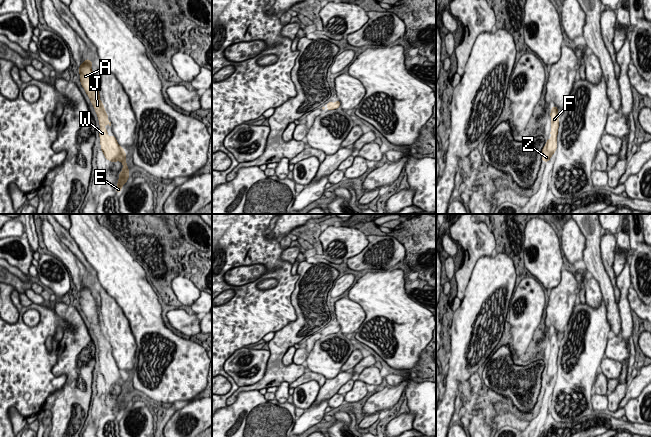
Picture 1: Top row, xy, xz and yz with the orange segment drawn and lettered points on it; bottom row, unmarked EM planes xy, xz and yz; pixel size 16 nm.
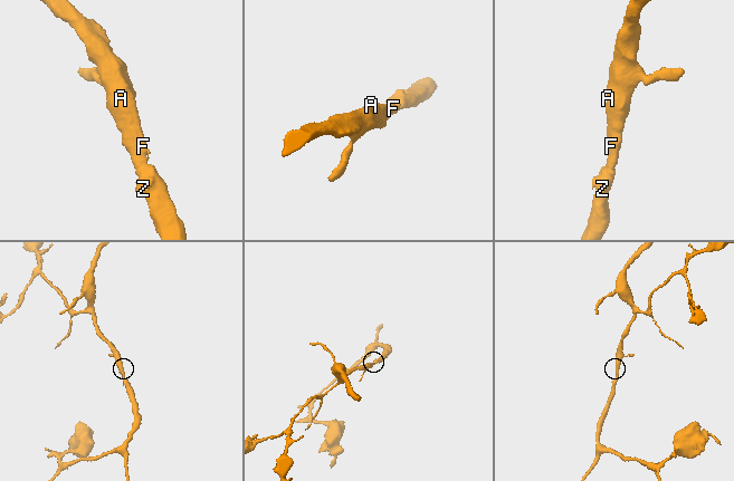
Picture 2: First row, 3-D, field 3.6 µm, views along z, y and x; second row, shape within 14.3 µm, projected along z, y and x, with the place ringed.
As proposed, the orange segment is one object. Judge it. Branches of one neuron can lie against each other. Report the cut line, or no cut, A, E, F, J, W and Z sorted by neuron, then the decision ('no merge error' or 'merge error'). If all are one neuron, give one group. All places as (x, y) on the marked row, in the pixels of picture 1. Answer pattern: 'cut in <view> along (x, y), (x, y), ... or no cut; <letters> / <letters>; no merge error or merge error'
no cut; A E F J W Z; no merge error

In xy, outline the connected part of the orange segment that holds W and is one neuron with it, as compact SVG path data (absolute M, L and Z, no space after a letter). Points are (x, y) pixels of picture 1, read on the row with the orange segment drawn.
M85 59L84 63L79 66L80 82L86 94L89 96L89 99L91 100L91 103L98 116L100 125L99 138L101 139L101 151L108 161L113 163L116 161L122 162L123 169L119 174L118 184L115 188L115 191L120 193L122 186L129 178L129 169L126 163L126 153L125 150L119 146L116 137L113 135L109 137L107 129L104 128L104 126L107 124L111 126L111 122L108 121L108 115L105 111L102 101L100 100L97 80L93 71L91 70L92 65L93 63L89 59Z

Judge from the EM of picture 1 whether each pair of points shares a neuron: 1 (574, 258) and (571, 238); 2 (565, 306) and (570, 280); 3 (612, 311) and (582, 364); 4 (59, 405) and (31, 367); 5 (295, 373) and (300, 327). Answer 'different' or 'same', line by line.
1: same
2: same
3: different
4: different
5: same

